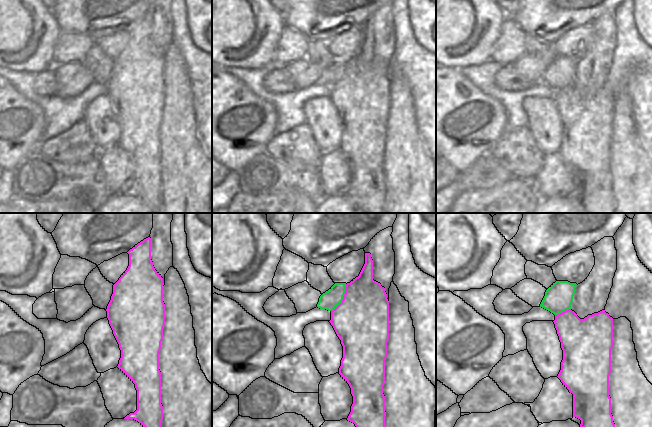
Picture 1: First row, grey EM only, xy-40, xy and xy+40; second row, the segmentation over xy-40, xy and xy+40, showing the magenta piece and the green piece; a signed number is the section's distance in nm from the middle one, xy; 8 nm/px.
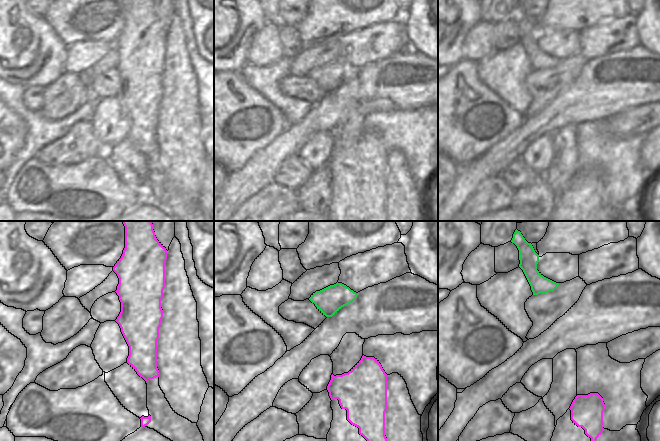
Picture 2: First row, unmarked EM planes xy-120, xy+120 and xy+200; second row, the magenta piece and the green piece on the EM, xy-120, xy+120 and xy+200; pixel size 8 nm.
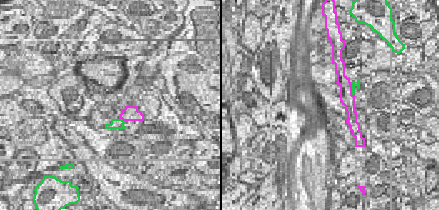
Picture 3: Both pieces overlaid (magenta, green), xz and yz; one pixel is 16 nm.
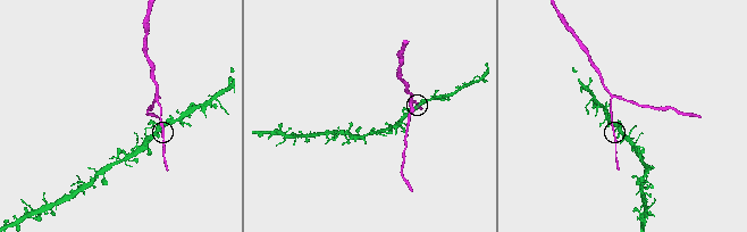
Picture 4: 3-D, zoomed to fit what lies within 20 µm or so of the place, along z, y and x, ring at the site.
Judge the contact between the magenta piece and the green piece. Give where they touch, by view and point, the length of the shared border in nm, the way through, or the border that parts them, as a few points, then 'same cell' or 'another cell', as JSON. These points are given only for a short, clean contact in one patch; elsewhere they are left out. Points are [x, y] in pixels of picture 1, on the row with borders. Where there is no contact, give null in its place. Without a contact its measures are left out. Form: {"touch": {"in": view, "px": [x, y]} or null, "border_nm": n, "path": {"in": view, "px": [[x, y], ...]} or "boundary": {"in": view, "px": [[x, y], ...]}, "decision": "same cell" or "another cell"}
{"touch": {"in": "xy", "px": [343, 298]}, "border_nm": 260, "boundary": {"in": "xy", "px": [[346, 284], [343, 299], [331, 311]]}, "decision": "another cell"}

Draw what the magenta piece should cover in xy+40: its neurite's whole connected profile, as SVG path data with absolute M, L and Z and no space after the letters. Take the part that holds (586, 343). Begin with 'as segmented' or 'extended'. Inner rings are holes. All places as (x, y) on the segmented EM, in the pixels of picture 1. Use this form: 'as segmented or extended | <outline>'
as segmented | M568 309L555 315L553 322L563 350L561 370L557 377L573 394L573 417L581 420L580 427L615 427L609 396L613 318L602 310L580 319Z

